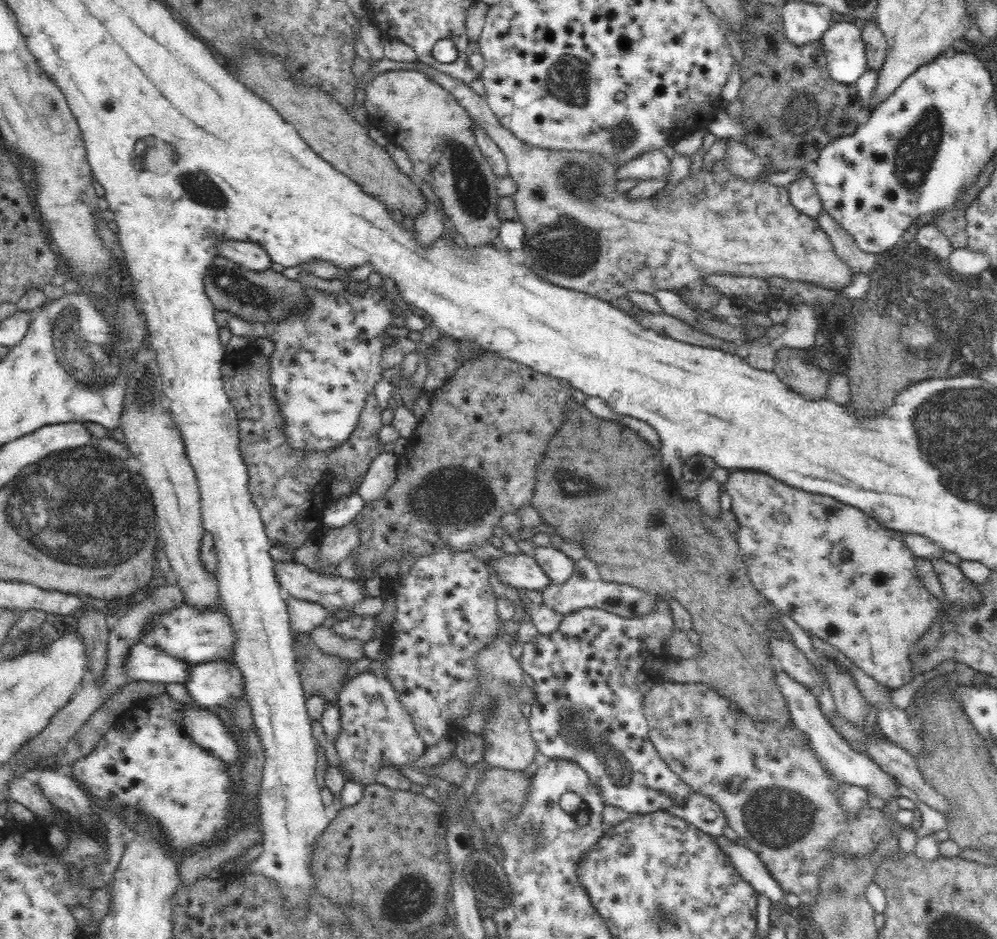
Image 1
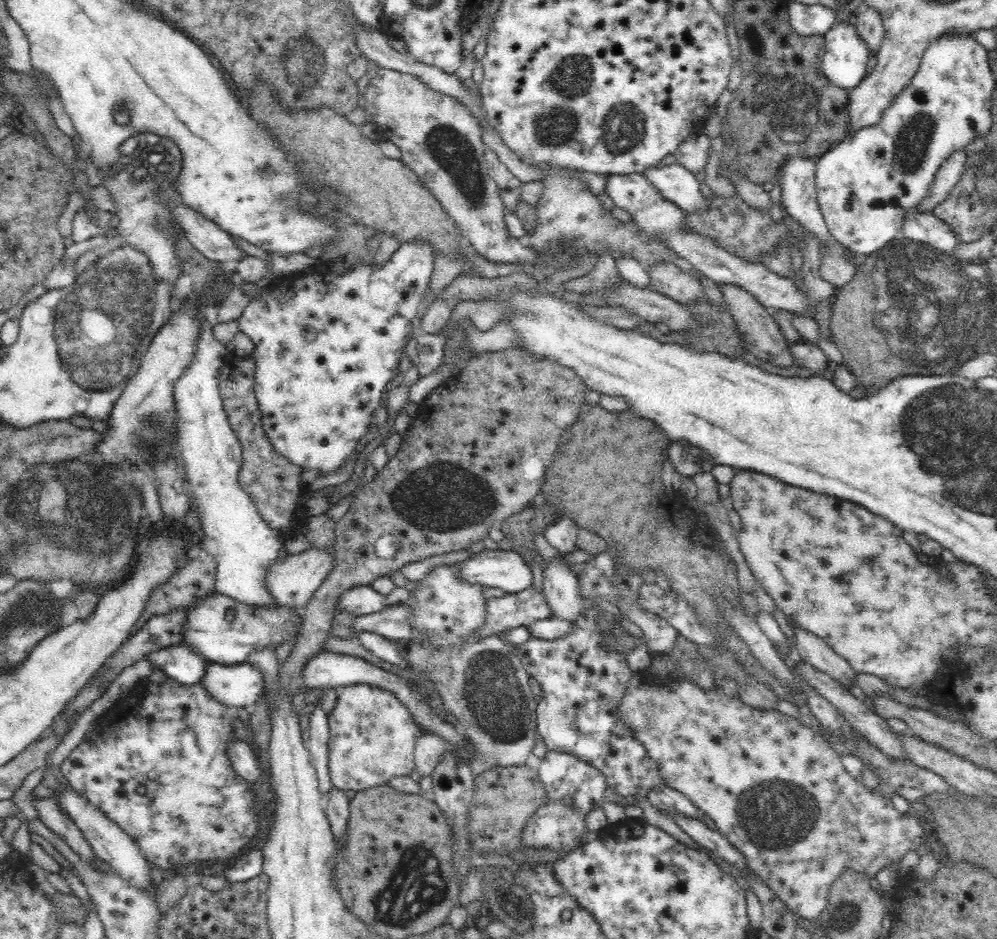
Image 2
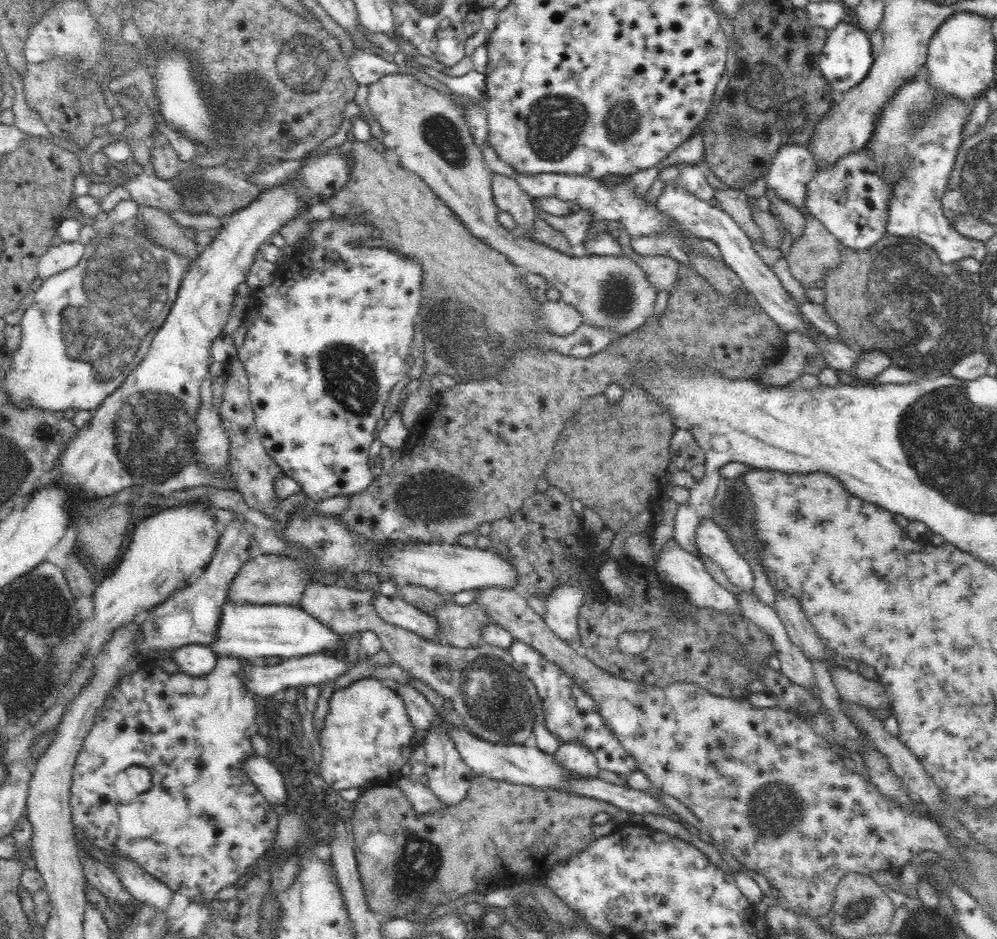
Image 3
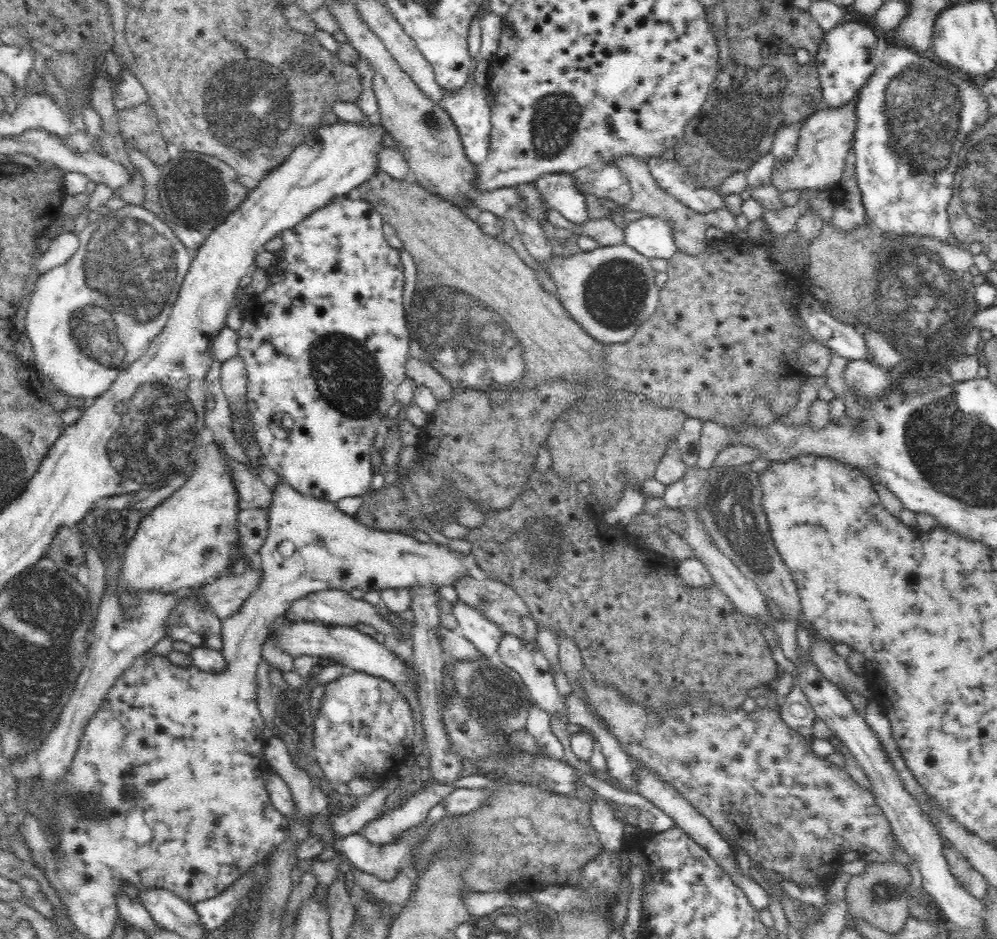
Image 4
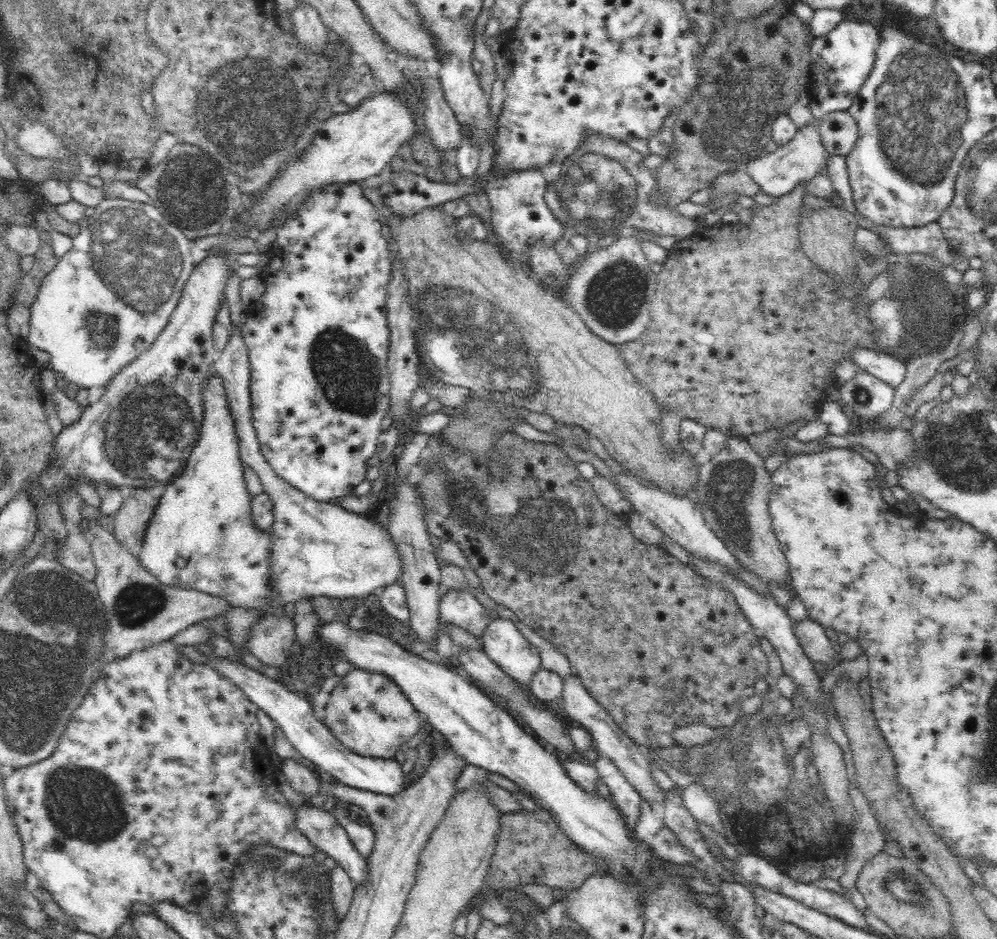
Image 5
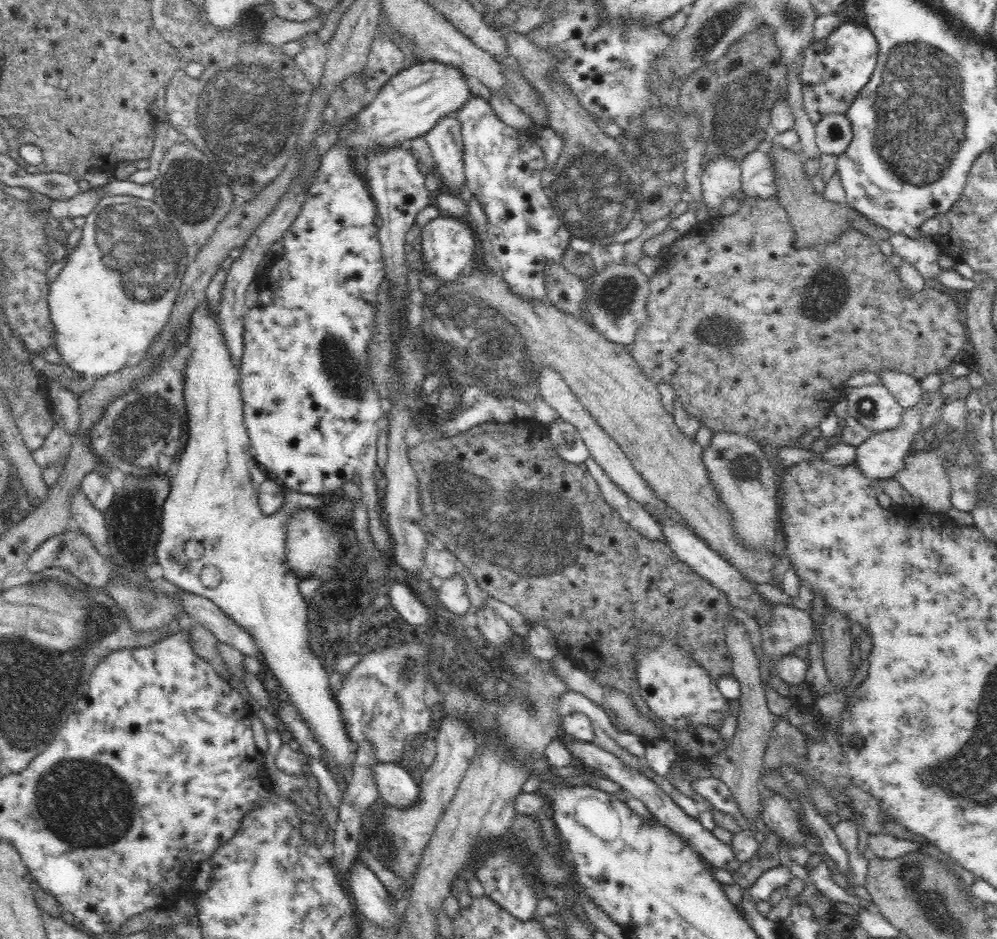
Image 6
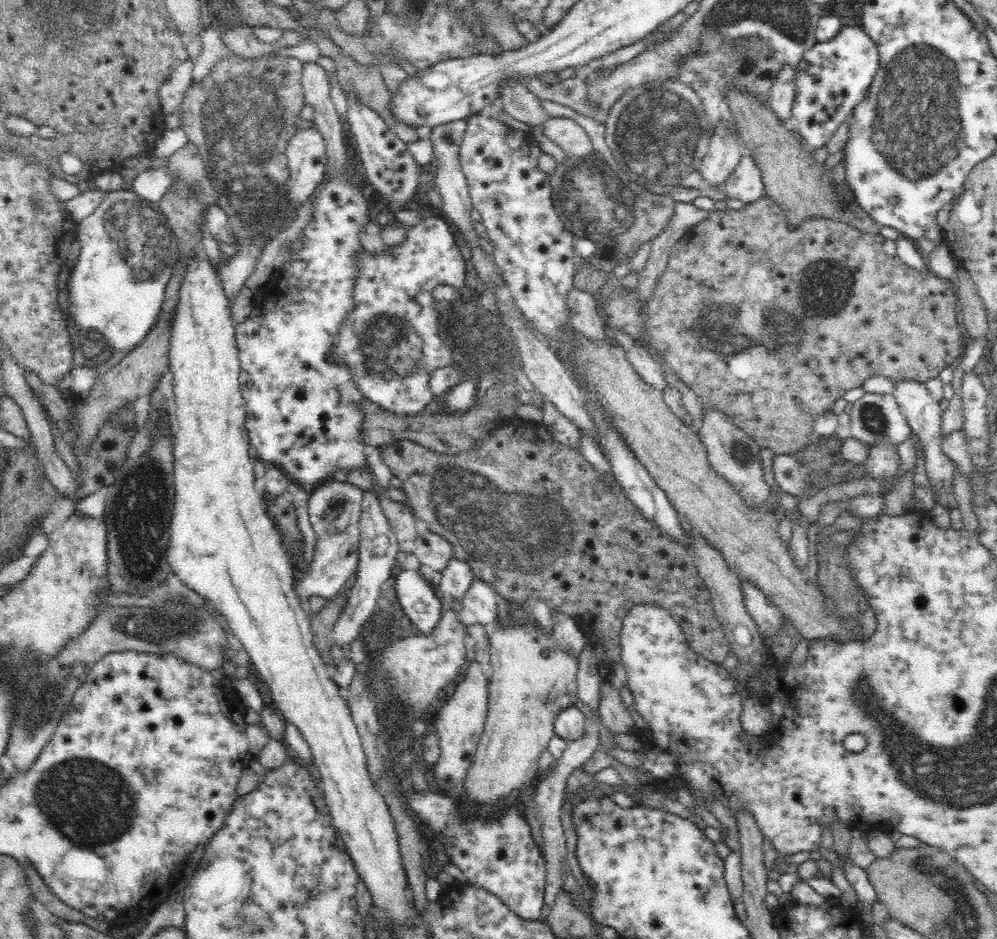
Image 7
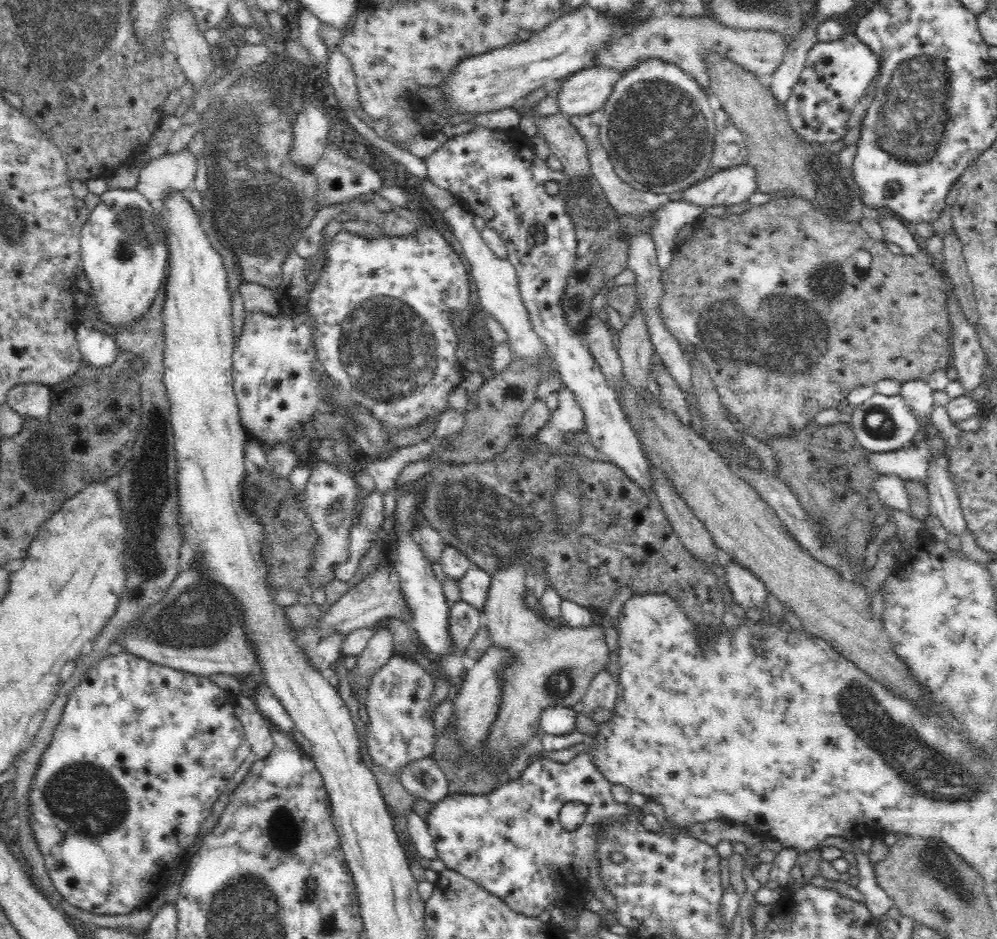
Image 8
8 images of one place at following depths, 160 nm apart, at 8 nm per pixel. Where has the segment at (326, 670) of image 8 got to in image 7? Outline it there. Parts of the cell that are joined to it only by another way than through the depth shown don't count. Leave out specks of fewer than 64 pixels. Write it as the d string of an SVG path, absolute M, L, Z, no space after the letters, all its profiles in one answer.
M372 490L362 492L362 512L359 518L359 563L356 570L356 583L346 597L348 602L333 630L332 644L343 647L350 645L366 632L362 626L373 614L381 597L381 586L391 581L392 566L399 551L397 536L392 532L388 519L379 503L379 497Z

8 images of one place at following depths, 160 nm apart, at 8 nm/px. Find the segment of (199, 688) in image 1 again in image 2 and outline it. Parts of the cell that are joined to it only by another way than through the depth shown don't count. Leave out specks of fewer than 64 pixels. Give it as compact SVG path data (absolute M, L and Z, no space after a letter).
M246 661L236 665L210 663L200 683L212 699L234 708L258 703L264 692L264 675Z

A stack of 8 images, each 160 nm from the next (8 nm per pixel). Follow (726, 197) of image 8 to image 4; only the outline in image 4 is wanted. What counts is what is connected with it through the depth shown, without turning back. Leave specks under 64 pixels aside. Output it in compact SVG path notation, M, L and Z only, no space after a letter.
M859 94L850 104L841 108L828 107L823 101L816 106L814 114L801 124L796 154L785 161L775 159L772 168L772 185L780 192L786 190L820 190L833 186L843 177L846 156L853 148L856 136L856 104Z

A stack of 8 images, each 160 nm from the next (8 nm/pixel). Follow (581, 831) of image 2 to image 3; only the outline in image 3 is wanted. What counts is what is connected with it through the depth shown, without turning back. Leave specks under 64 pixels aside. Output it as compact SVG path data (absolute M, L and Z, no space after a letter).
M578 741L562 742L553 755L556 763L574 775L598 777L601 768L598 766L594 754Z

